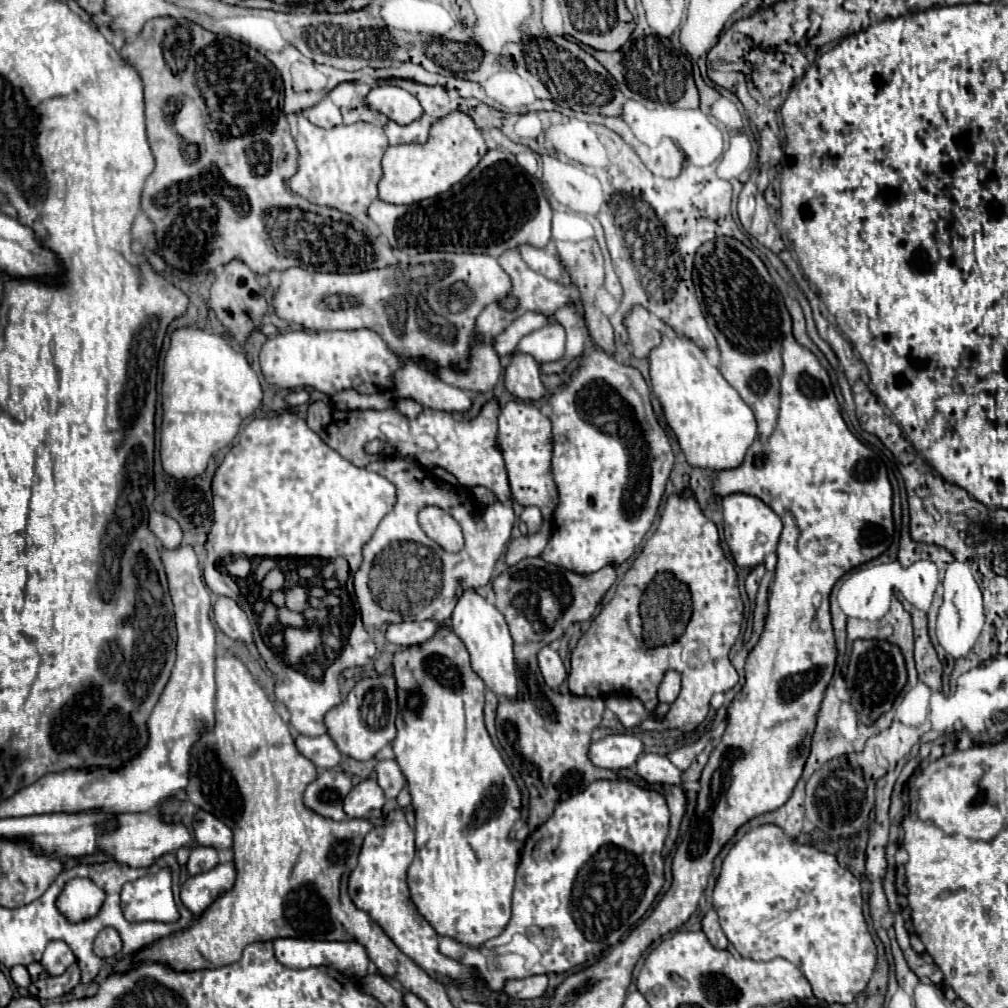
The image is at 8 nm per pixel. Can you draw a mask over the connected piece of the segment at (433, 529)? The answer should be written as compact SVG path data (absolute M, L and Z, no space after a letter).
M425 507L419 513L423 531L437 541L445 551L459 551L463 547L463 533L459 523L439 507Z

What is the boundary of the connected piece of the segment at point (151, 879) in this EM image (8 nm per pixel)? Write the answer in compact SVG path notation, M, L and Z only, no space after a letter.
M167 869L129 881L121 891L121 909L127 919L177 919Z

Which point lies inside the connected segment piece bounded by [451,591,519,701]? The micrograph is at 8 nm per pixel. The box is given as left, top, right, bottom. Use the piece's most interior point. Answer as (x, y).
(478, 624)

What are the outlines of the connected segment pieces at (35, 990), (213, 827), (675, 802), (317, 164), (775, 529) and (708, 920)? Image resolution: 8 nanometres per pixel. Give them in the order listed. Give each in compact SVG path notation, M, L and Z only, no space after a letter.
M71 965L65 971L65 975L39 979L32 982L28 990L37 999L57 999L57 997L63 997L63 995L71 993L73 987L77 985L77 979L79 979L79 967L77 965Z
M199 811L193 819L193 827L195 827L195 839L199 845L215 847L217 851L231 849L233 845L231 829L211 813Z
M681 785L661 787L661 795L665 797L667 807L671 811L671 827L669 827L669 835L667 835L667 841L665 841L665 855L667 855L673 849L673 845L675 845L675 839L677 839L677 833L679 833L679 825L681 825L681 819L685 815L687 795L685 795L685 789Z
M299 115L299 167L289 179L289 187L313 201L315 205L329 205L341 213L361 215L377 199L377 181L381 181L381 157L387 149L387 137L377 123L353 123L333 129L311 125Z
M733 493L723 499L723 519L725 519L725 537L739 567L757 567L763 559L773 553L779 545L779 535L783 529L781 517L773 513L769 505L761 499L745 493Z
M709 909L709 911L705 913L705 917L703 917L701 923L703 923L703 933L705 933L707 939L711 941L711 945L717 947L717 949L727 949L729 941L727 941L725 933L723 933L721 927L719 927L719 921L717 921L717 913L715 913L715 909Z

